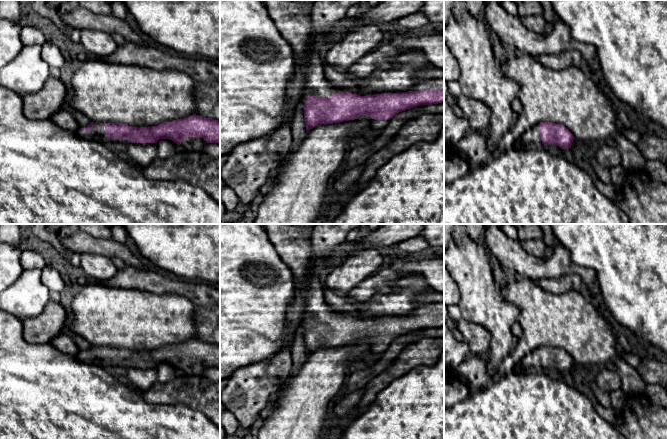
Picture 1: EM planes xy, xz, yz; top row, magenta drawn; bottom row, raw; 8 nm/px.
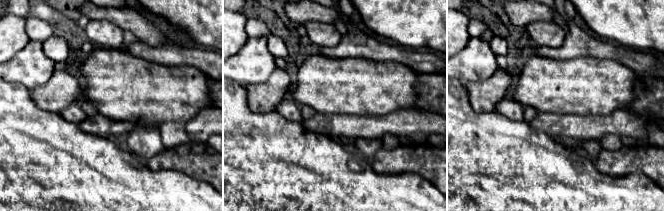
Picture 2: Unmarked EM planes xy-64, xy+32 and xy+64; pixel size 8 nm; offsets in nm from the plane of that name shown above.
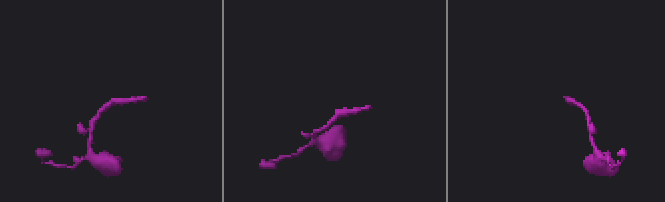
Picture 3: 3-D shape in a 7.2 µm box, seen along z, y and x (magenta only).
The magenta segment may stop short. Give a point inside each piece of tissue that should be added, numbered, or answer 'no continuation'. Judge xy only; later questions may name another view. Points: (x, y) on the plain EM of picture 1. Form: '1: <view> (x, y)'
1: xy (98, 355)
2: xy (192, 368)

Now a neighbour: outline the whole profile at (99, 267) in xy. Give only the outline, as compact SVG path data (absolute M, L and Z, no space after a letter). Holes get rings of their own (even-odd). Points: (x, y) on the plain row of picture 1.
M92 253L82 254L80 268L93 281L107 281L114 277L119 270L111 258Z

